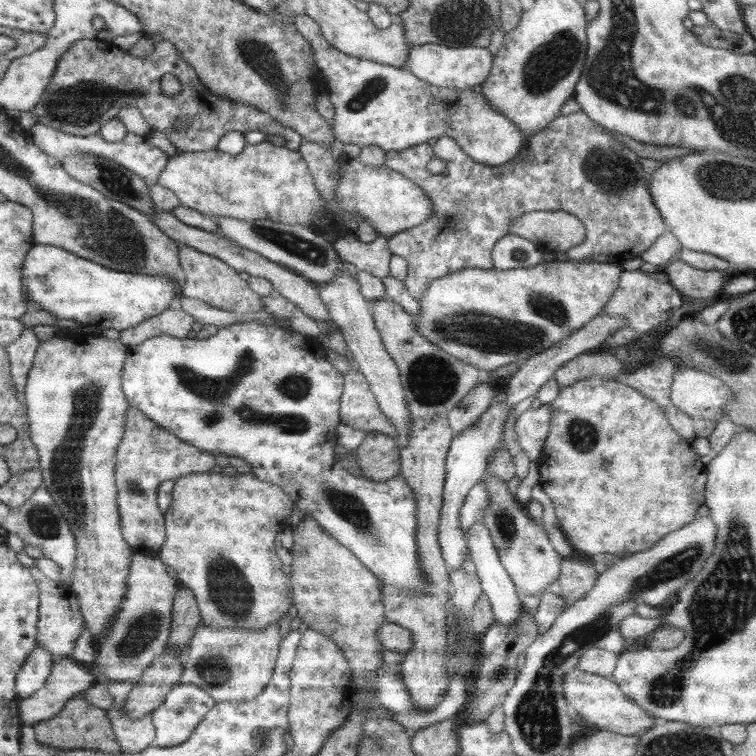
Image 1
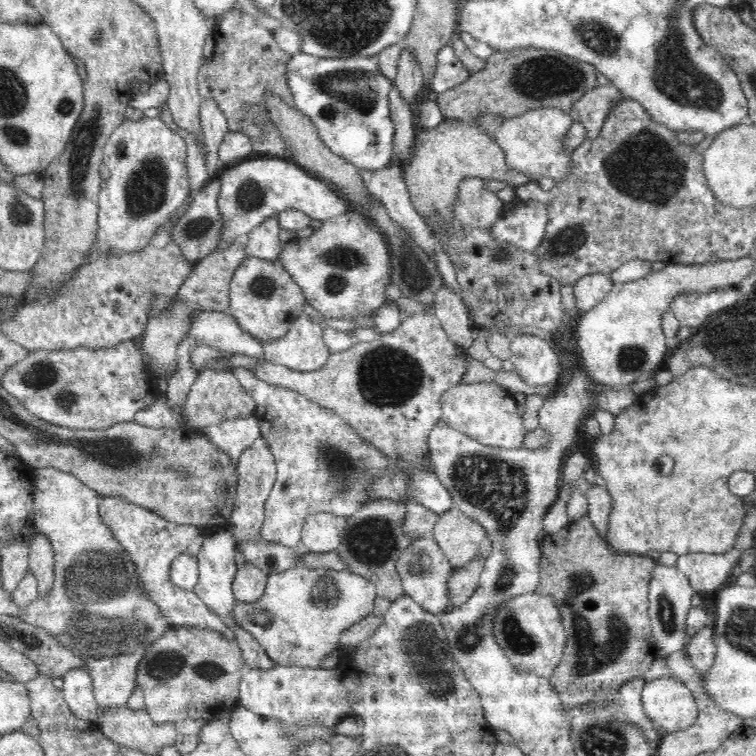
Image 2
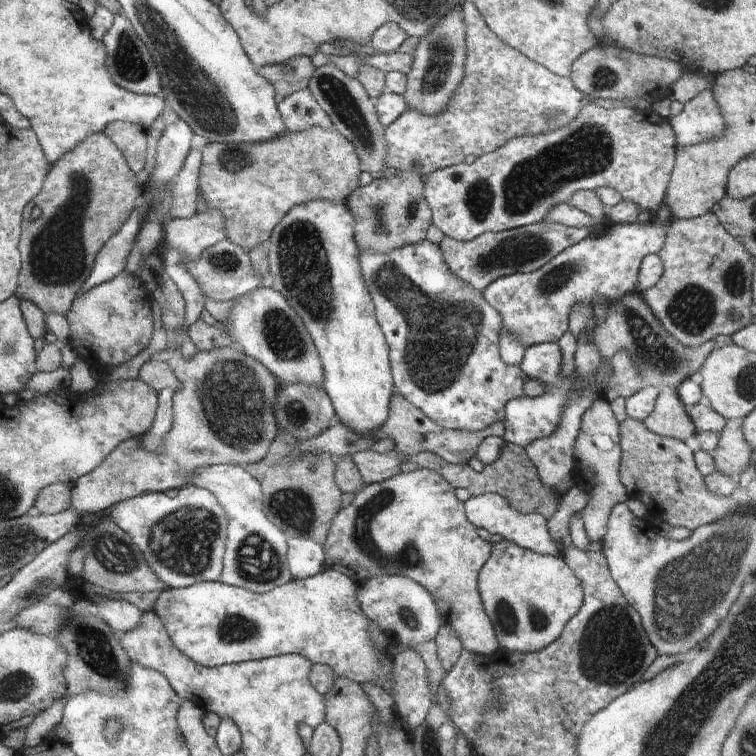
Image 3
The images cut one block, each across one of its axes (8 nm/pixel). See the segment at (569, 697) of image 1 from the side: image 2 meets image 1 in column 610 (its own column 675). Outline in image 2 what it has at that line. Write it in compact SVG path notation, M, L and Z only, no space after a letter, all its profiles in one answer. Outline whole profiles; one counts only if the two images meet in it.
M672 677L647 682L641 695L646 717L663 734L684 730L698 718L693 693Z

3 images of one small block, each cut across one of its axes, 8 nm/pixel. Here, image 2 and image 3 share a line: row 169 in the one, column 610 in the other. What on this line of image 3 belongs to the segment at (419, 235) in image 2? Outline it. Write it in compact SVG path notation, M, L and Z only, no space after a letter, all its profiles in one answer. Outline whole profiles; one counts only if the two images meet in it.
M618 350L609 361L612 366L612 378L604 386L602 397L608 402L616 398L625 400L640 392L643 387L642 378L638 374L636 364L630 360L626 350Z

